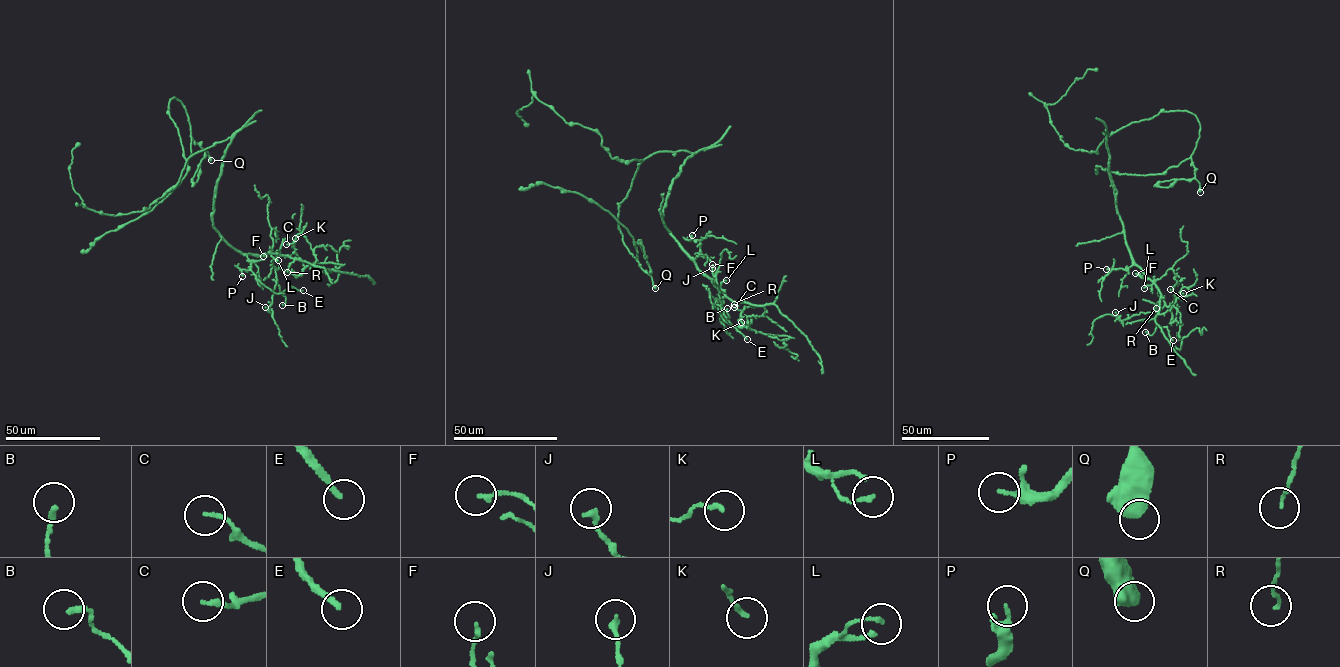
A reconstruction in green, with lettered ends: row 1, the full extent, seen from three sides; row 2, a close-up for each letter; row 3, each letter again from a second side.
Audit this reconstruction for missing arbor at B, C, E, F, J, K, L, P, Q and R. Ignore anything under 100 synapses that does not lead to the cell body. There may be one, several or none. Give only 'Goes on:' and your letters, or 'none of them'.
Goes on: none of them

